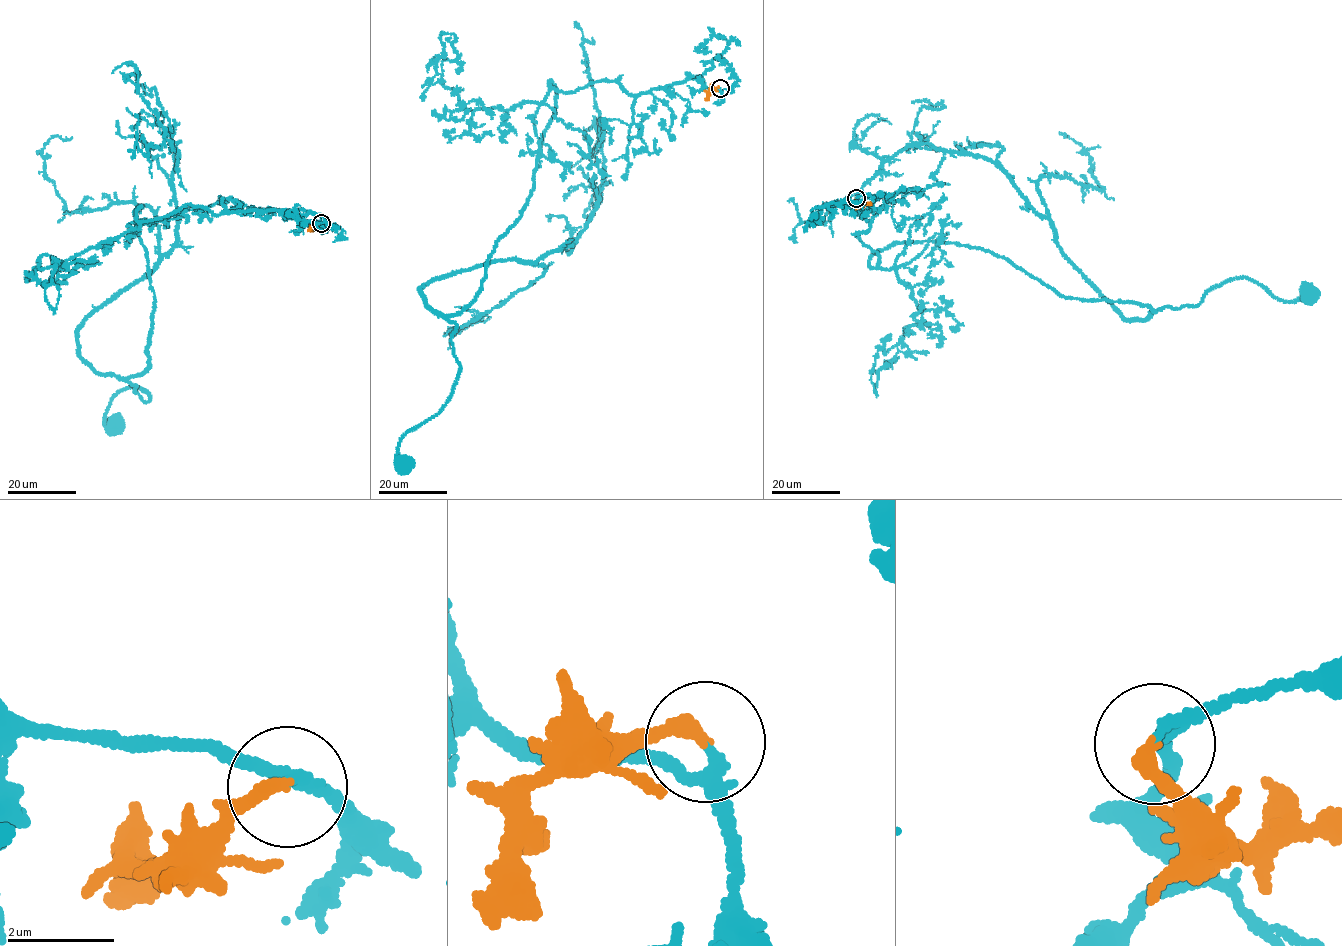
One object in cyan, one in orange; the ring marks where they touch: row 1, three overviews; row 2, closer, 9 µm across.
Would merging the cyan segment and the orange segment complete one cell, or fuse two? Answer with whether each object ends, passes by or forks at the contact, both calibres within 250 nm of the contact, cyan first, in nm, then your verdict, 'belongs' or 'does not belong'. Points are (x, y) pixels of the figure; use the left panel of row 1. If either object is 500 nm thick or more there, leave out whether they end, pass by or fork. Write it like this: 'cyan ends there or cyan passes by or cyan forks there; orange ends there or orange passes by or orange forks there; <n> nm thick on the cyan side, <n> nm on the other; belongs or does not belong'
cyan passes by; orange ends there; 190 nm thick on the cyan side, 280 nm on the other; belongs

